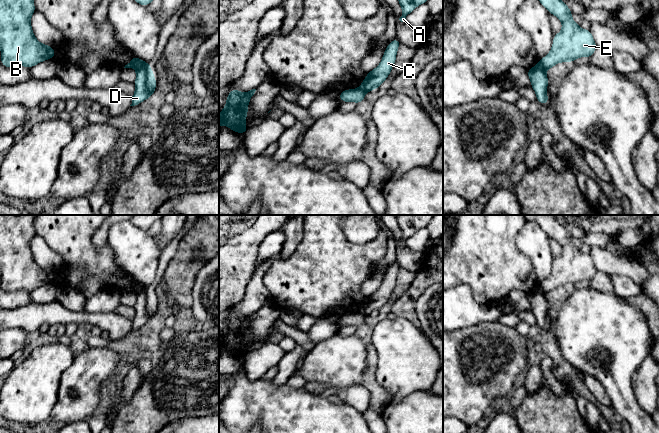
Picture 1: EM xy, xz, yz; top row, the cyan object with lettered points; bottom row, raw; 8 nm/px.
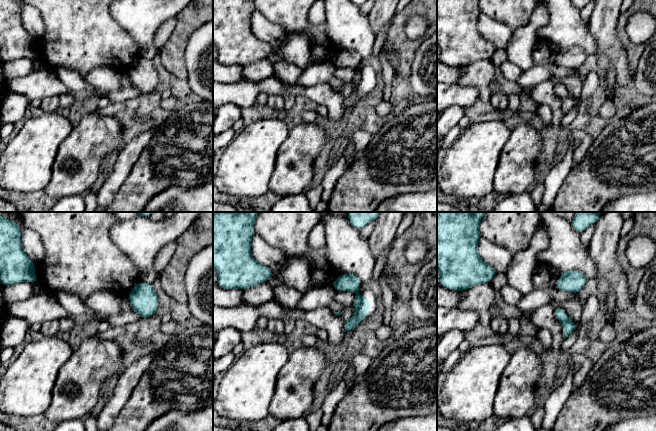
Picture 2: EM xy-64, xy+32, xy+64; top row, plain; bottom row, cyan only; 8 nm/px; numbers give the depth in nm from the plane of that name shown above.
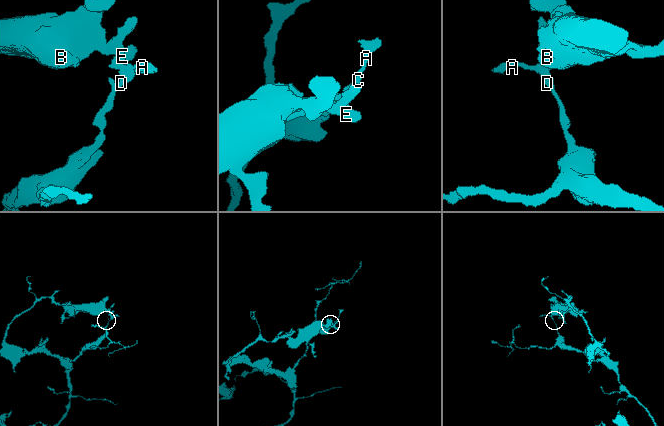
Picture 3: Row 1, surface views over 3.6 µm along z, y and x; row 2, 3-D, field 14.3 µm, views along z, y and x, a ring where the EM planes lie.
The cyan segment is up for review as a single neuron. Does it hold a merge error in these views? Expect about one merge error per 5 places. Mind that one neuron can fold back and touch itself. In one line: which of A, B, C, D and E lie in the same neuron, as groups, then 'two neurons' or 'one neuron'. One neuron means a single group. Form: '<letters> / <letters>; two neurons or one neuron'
A C D / B E; two neurons

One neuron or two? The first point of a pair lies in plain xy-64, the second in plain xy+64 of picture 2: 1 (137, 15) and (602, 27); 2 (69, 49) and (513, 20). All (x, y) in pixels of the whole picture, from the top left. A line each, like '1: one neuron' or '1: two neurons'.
1: two neurons
2: one neuron

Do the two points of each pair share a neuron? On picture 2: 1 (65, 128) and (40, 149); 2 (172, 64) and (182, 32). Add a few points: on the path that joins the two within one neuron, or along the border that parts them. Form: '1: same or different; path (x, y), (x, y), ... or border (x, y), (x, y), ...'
1: same; path (59, 130), (46, 143)
2: same; path (173, 56), (177, 40)

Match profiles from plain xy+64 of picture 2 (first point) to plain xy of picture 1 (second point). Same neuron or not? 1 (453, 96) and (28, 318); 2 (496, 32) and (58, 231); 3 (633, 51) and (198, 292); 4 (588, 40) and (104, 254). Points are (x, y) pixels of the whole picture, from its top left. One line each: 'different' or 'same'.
1: same
2: different
3: different
4: different

